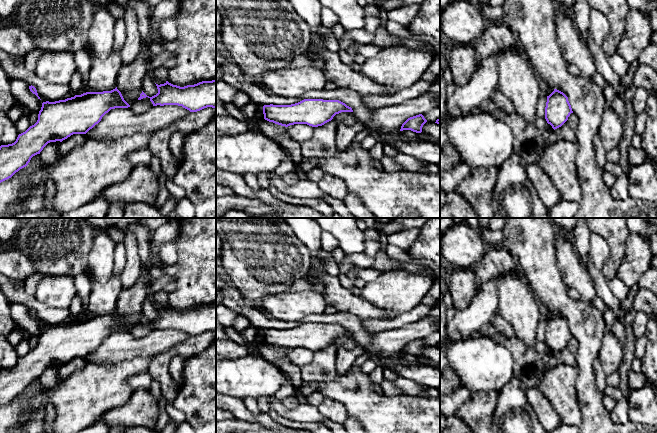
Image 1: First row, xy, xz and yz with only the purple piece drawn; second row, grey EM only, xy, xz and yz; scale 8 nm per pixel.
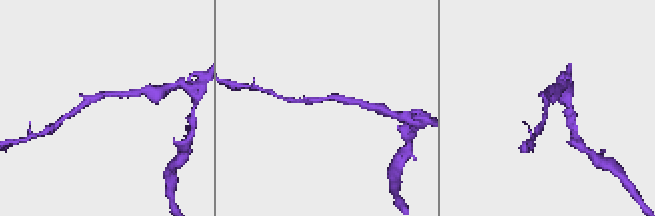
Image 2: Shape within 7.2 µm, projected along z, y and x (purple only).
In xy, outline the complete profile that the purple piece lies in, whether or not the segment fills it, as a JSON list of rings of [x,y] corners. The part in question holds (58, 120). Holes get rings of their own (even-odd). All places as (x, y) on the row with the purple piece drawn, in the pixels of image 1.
[[[117,87],[111,91],[86,92],[65,100],[43,102],[37,122],[19,134],[14,143],[0,146],[0,183],[26,167],[31,158],[40,154],[48,143],[62,142],[73,134],[86,134],[111,109],[128,107],[130,105],[124,100]]]

